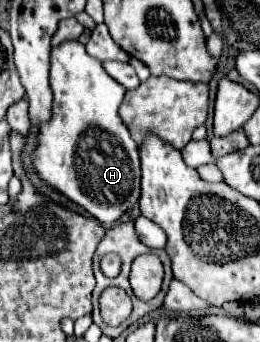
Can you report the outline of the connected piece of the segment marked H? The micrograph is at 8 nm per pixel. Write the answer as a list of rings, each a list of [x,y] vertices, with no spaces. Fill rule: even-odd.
[[[81,41],[53,47],[51,89],[53,119],[47,127],[39,129],[39,147],[33,159],[35,171],[45,183],[57,187],[73,203],[101,221],[101,225],[109,227],[139,199],[139,149],[117,113],[125,89],[109,77],[99,59],[87,55]],[[95,125],[99,149],[89,149],[83,139],[93,133]]]

